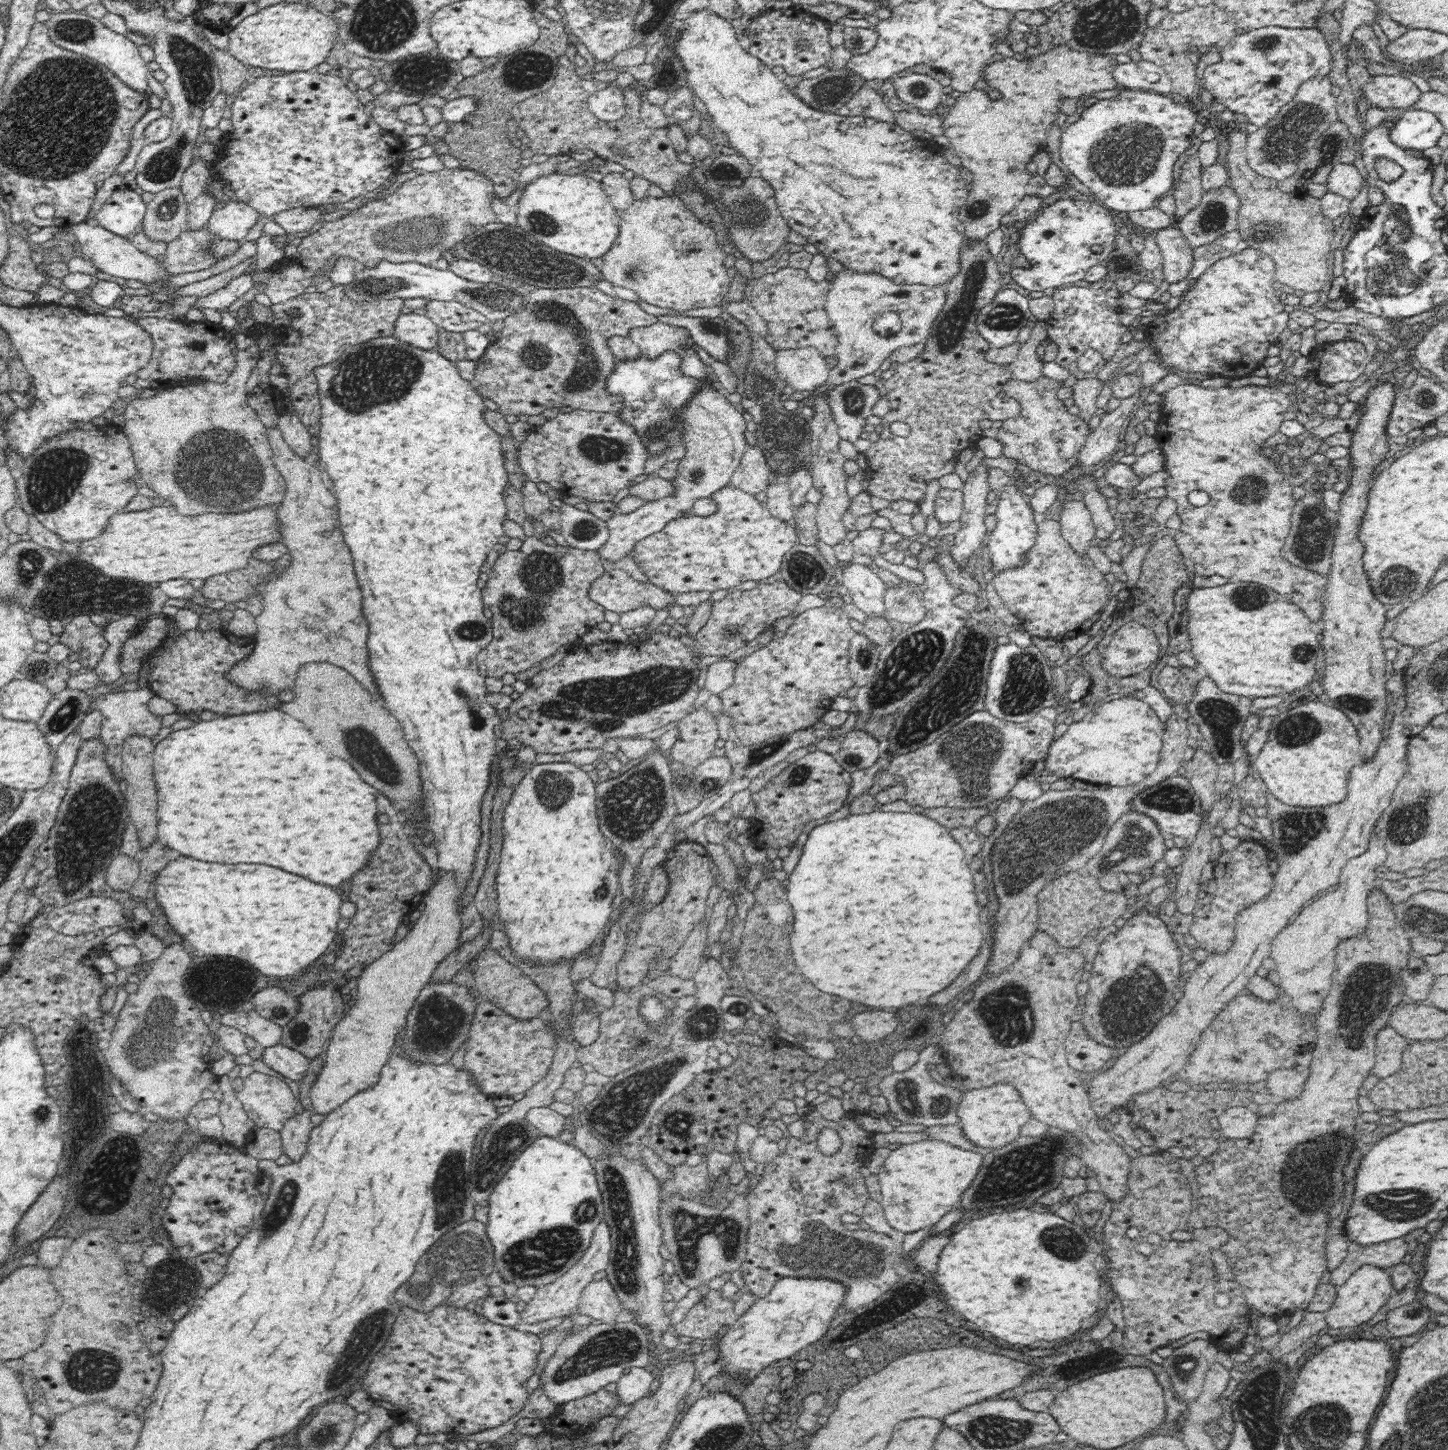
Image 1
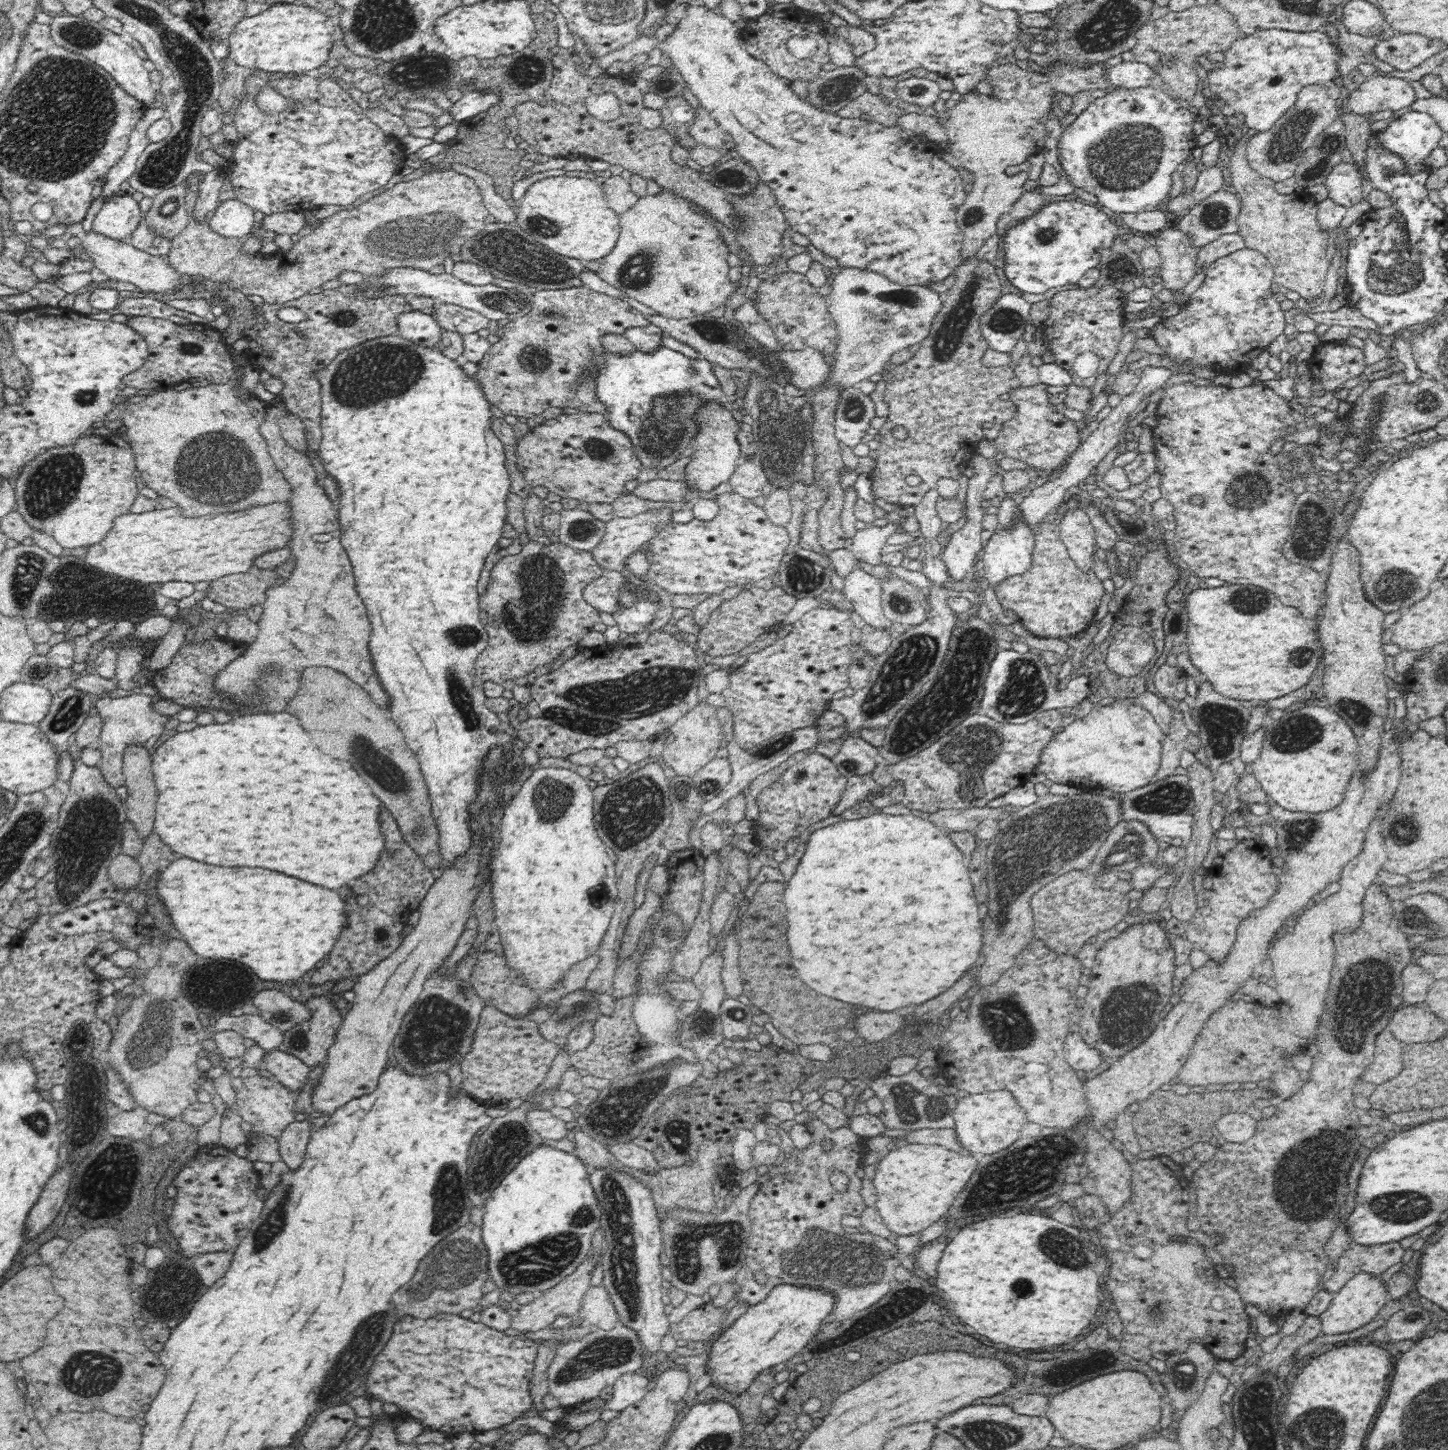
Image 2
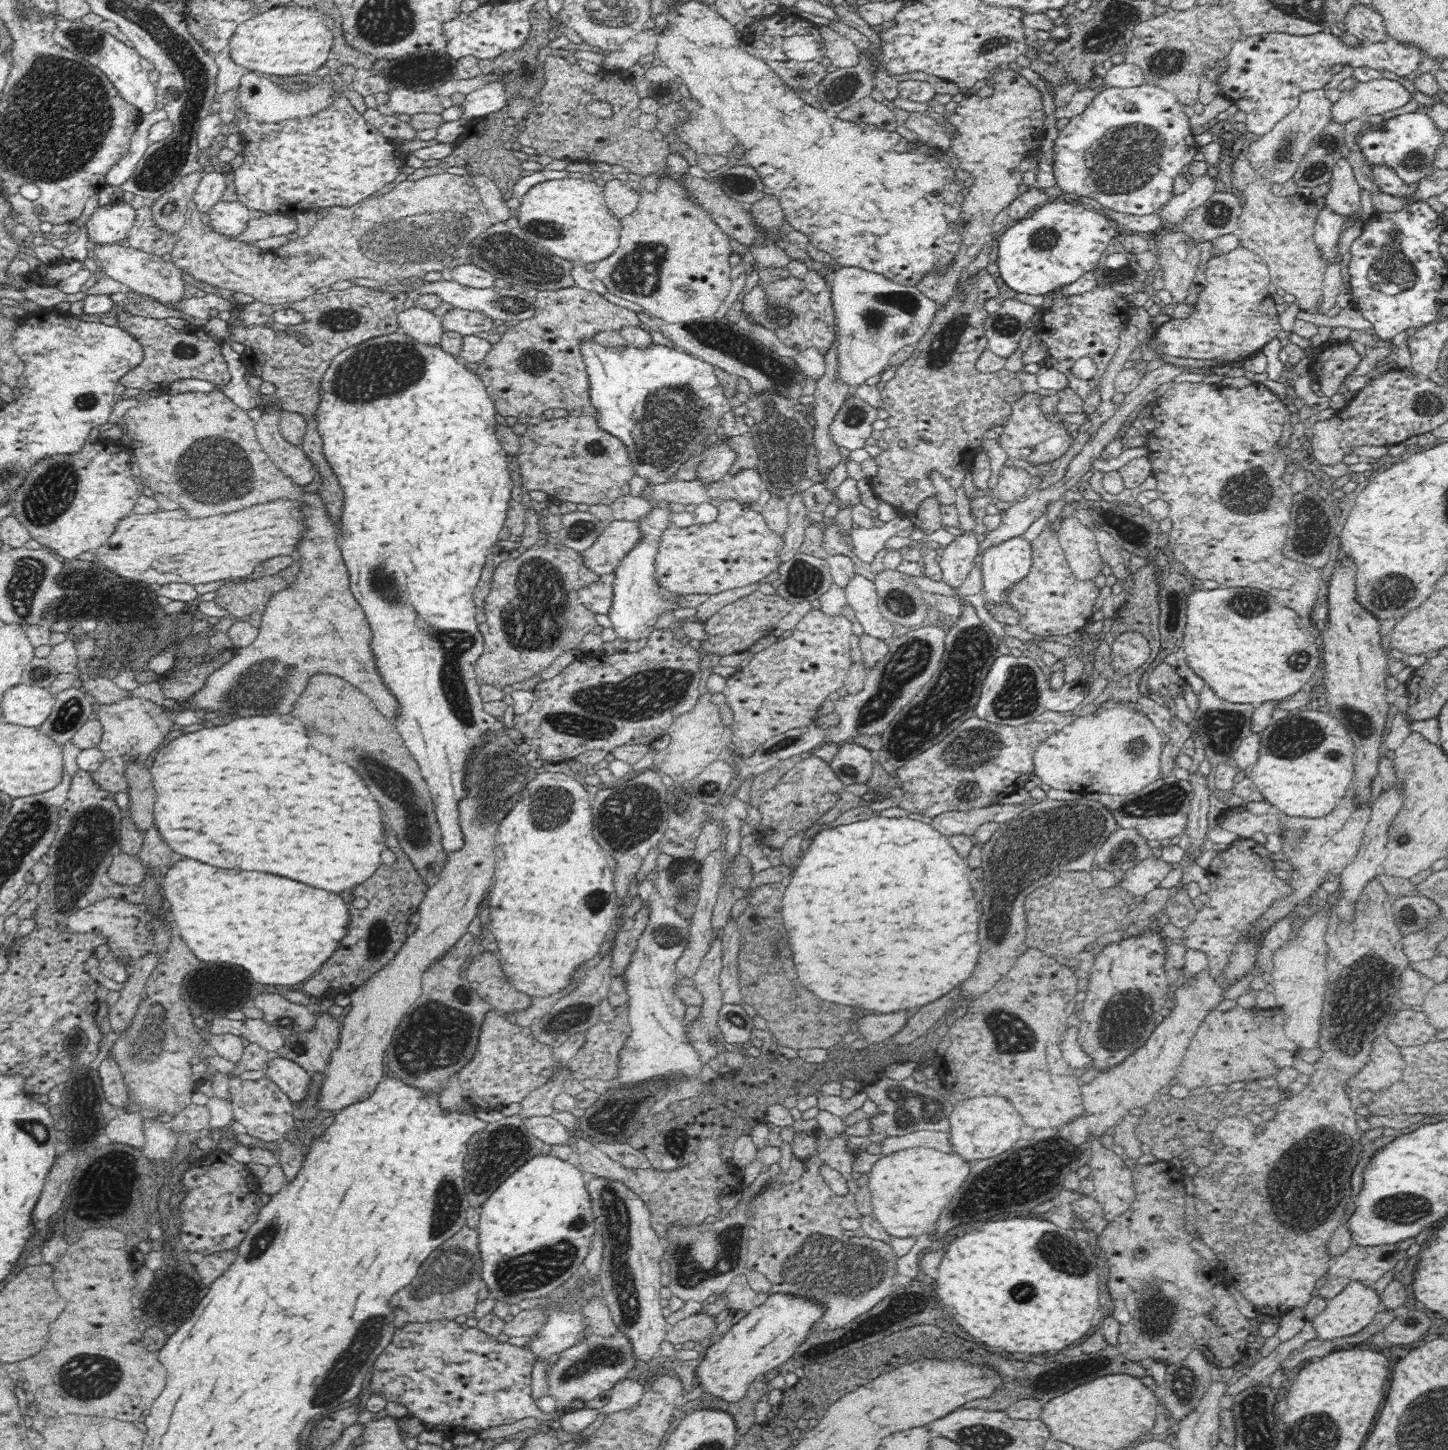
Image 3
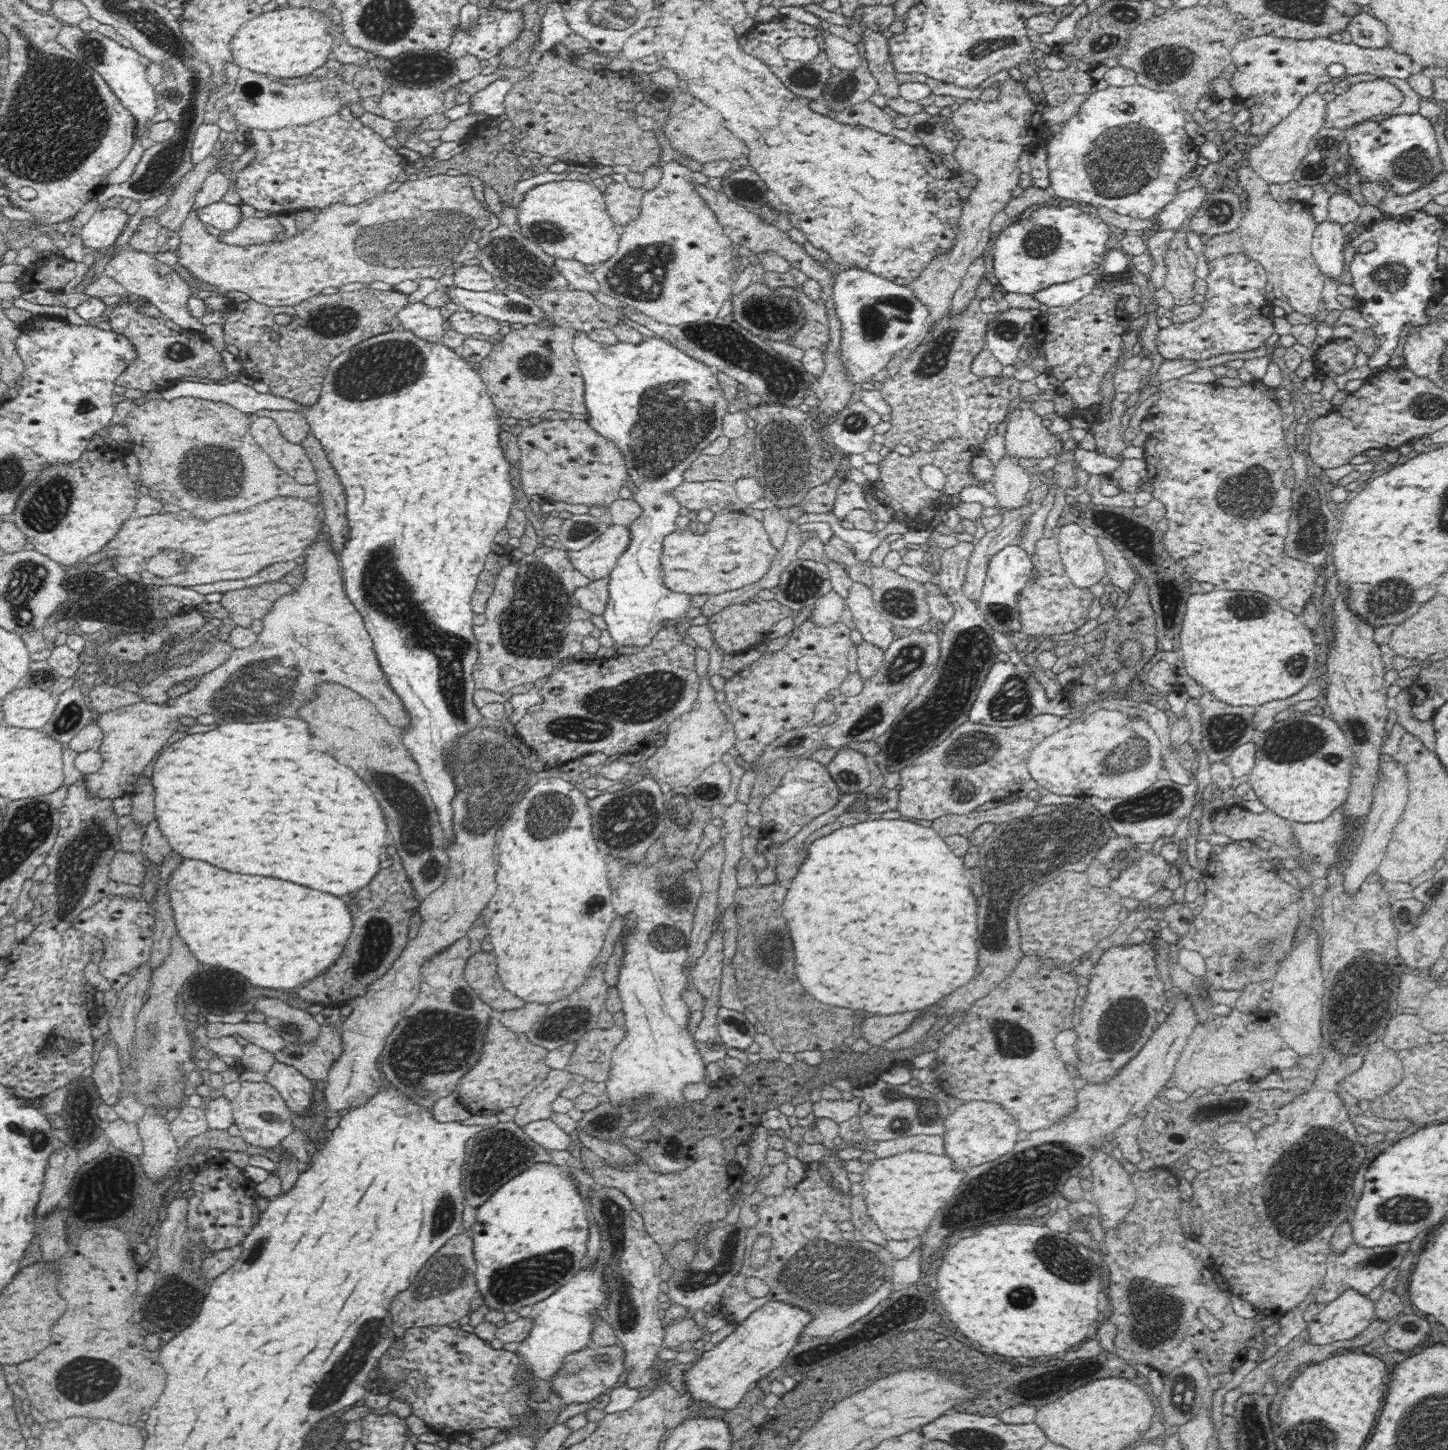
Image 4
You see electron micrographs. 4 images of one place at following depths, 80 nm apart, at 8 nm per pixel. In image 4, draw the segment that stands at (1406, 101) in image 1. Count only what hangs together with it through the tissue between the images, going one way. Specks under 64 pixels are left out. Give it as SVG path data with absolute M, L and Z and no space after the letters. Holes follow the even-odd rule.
M1384 78L1356 83L1326 104L1323 128L1345 130L1372 116L1391 114L1402 101L1402 91Z

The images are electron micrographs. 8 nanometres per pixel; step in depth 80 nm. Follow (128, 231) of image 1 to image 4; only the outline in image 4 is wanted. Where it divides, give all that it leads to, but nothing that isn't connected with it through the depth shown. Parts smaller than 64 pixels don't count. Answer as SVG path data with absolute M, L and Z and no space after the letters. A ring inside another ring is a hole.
M100 207L80 229L78 239L92 250L106 251L120 236L128 215L118 208Z

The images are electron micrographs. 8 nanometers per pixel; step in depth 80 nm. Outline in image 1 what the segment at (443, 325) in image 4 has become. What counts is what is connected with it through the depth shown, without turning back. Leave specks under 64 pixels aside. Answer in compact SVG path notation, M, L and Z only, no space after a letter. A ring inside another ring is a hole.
M405 311L396 314L394 336L414 347L435 350L439 342L438 325L426 315Z

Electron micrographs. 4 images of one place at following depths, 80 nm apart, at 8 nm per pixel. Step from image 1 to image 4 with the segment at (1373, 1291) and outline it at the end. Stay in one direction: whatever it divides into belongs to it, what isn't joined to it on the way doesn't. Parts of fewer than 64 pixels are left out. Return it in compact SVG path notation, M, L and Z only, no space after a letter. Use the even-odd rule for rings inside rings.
M1356 1289L1345 1290L1308 1323L1309 1344L1328 1345L1359 1336L1375 1320L1375 1303Z

